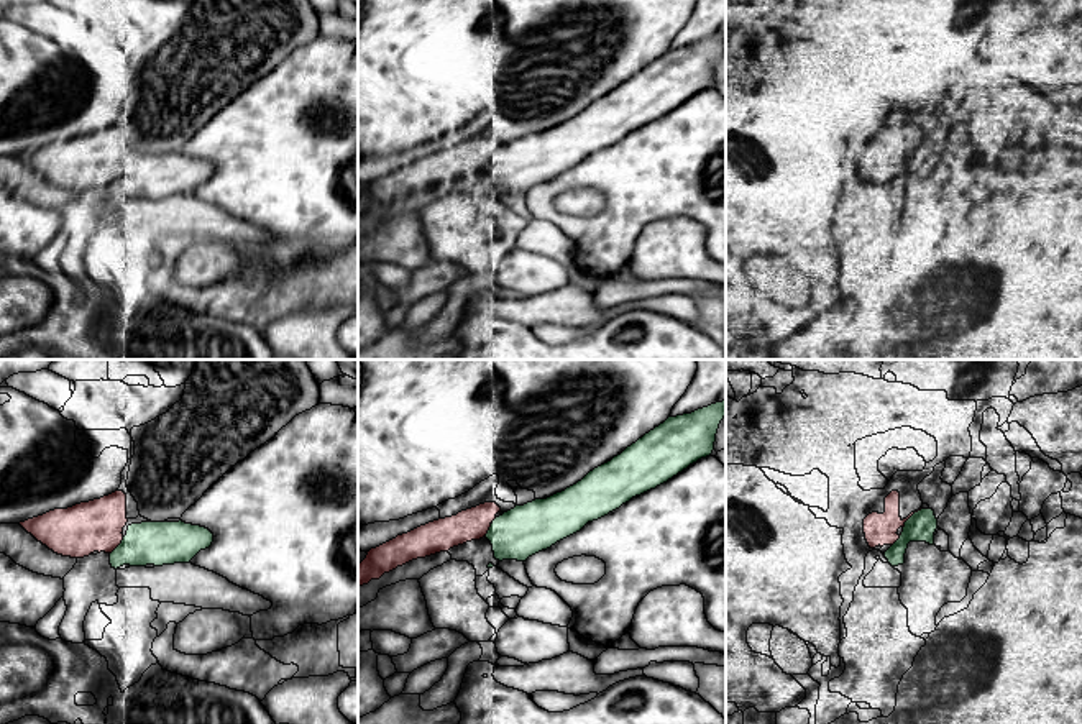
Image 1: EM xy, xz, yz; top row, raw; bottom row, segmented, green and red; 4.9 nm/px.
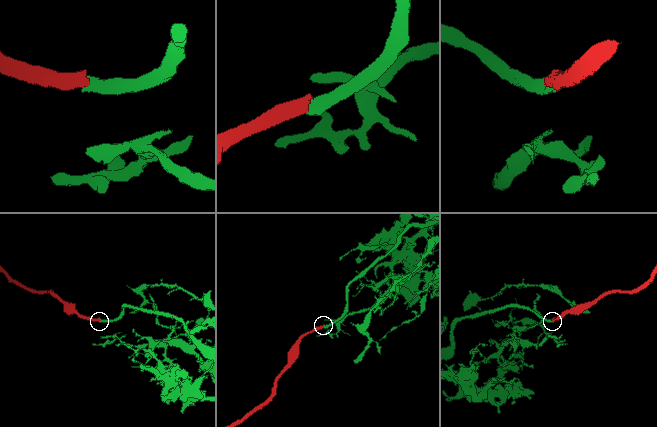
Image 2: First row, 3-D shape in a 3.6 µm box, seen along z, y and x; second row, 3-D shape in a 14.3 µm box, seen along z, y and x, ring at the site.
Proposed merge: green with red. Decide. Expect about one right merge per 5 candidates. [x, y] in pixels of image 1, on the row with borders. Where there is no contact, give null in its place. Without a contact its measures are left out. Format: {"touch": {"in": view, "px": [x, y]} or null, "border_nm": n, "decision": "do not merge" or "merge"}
{"touch": {"in": "yz", "px": [910, 517]}, "border_nm": 130, "decision": "merge"}

